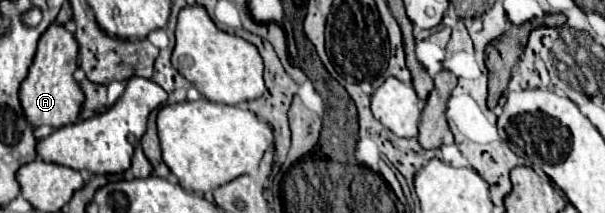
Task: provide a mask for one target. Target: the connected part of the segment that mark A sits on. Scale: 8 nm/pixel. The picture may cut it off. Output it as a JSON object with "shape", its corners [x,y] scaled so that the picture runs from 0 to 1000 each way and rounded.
{"shape":[[[84,113],[64,178],[58,282],[48,319],[45,366],[35,394],[35,488],[45,563],[55,592],[111,592],[131,563],[140,441],[124,376],[124,329],[131,319],[131,207],[124,169],[104,113]]]}

